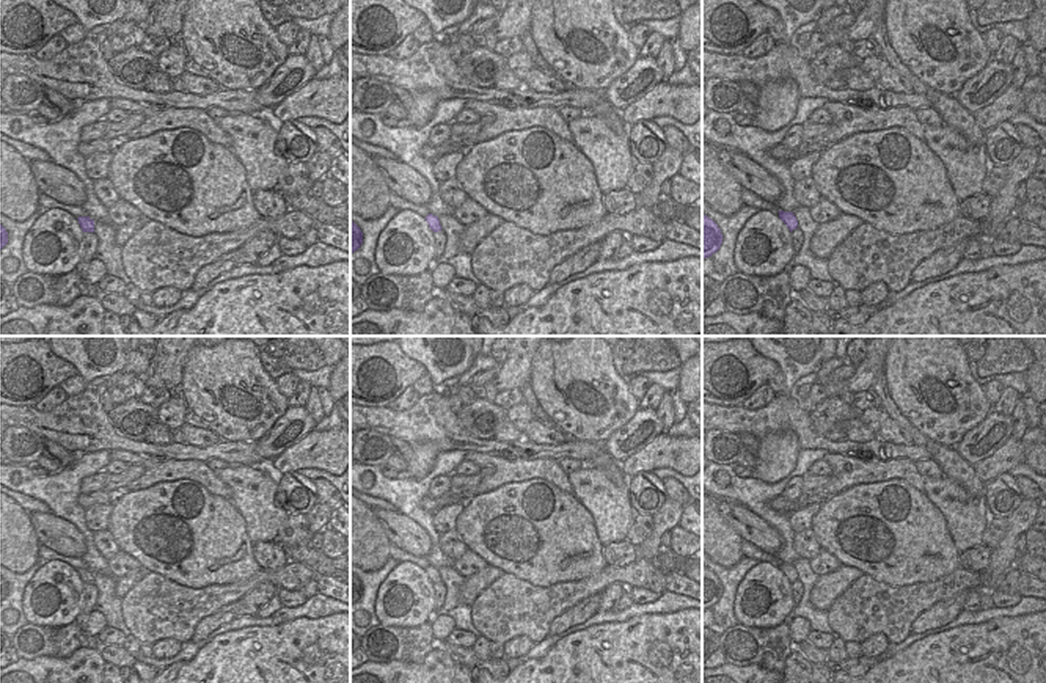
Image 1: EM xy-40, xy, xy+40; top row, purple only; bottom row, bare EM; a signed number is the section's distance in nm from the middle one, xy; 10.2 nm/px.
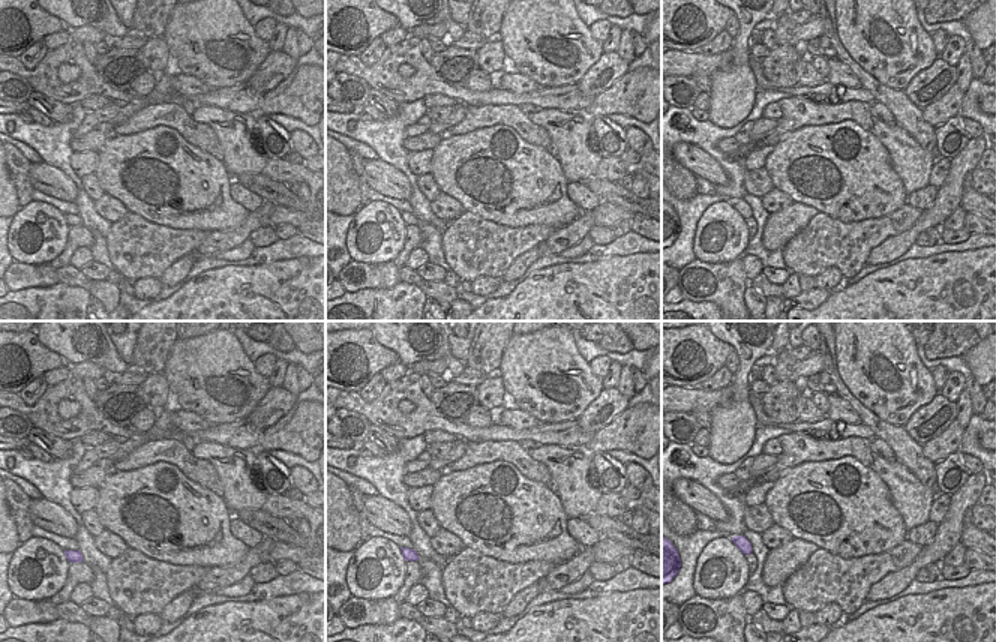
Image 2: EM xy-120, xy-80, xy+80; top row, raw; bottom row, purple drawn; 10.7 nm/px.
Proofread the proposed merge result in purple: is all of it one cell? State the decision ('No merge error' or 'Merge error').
No merge error

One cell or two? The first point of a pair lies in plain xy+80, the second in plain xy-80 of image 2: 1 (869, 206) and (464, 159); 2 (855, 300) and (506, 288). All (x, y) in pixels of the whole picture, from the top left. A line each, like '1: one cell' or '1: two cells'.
1: one cell
2: two cells

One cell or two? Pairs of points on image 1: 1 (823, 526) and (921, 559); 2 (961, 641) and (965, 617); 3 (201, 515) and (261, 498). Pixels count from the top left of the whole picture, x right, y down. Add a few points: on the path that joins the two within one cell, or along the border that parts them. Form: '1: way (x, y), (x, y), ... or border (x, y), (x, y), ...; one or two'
1: way (842, 551), (872, 570), (892, 569), (896, 566); one
2: border (999, 616), (976, 624), (960, 624), (928, 636); two
3: border (230, 503), (242, 517), (250, 539); two

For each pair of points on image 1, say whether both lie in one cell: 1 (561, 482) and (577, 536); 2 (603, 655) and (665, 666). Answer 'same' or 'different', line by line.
1: different
2: same

